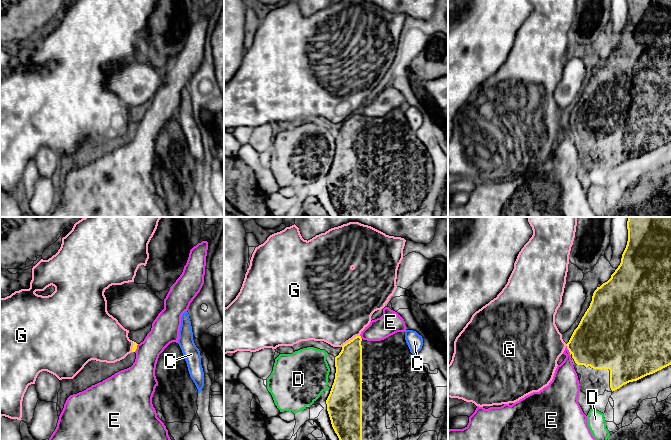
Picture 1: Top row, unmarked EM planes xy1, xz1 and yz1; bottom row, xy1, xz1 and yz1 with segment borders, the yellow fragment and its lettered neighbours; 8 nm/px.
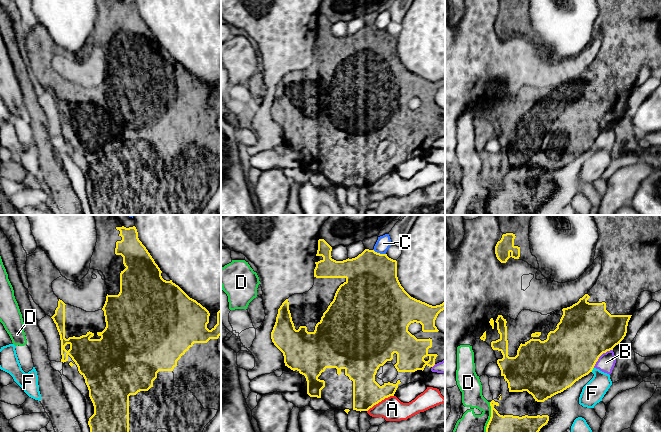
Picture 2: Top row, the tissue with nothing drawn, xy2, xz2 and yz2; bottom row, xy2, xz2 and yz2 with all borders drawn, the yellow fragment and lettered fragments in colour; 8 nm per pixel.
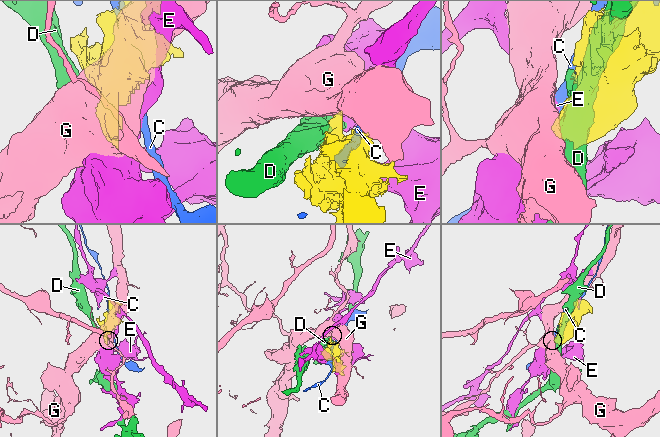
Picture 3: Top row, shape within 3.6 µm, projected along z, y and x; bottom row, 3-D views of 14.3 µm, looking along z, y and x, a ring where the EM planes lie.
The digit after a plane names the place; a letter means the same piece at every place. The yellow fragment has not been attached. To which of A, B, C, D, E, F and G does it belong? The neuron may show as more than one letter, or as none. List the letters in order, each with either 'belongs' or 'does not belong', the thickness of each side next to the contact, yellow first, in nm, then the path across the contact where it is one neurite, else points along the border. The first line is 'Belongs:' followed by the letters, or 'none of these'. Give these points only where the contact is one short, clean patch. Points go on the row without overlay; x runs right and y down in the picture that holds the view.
Belongs: none of these
A: does not belong; calibres 220 and 190 nm
B: does not belong; calibres 460 and 140 nm
C: does not belong; calibres 420 and 120 nm
D: does not belong; calibres 340 and 280 nm
E: does not belong; calibres 420 and 200 nm; border yz1 (566, 121), (570, 131)
F: does not belong; calibres 440 and 180 nm
G: does not belong; calibres 220 and 480 nm; border xz1 (359, 111), (356, 111), (341, 122)

